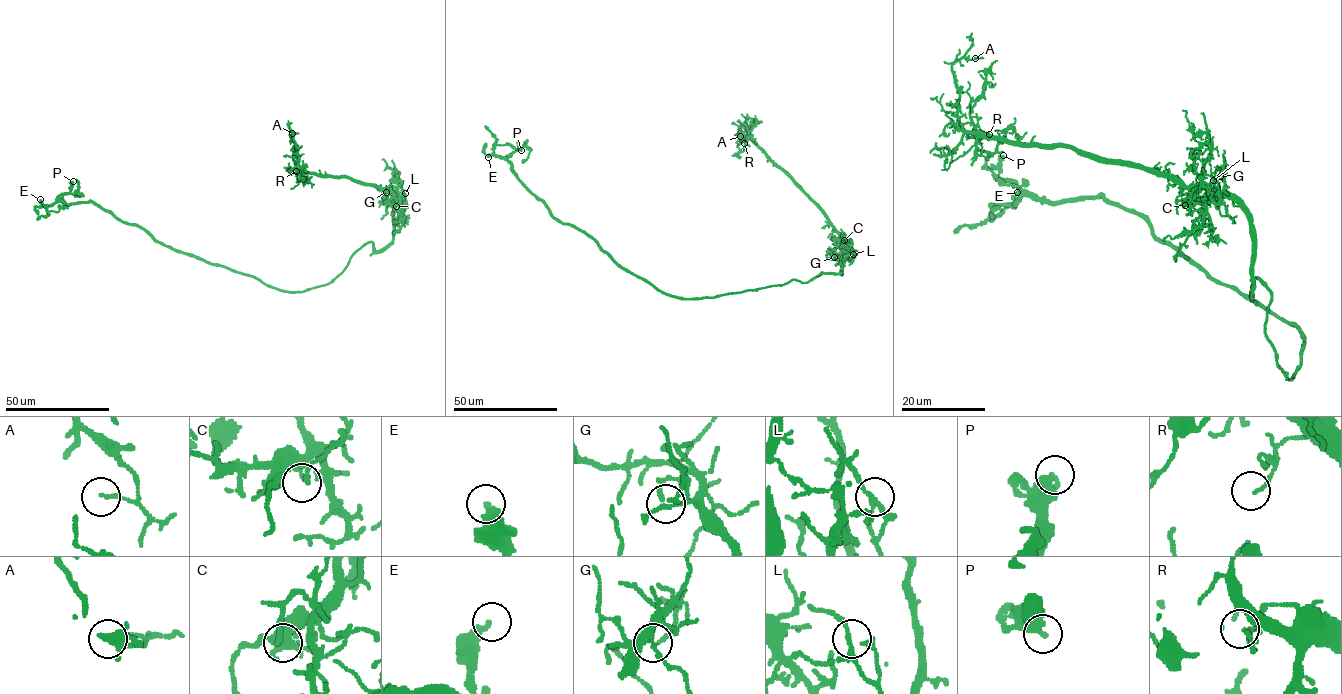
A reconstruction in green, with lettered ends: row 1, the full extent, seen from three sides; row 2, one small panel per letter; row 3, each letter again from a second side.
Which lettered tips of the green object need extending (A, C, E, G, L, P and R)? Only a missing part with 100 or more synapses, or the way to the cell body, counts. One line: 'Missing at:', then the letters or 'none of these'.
Missing at: none of these

